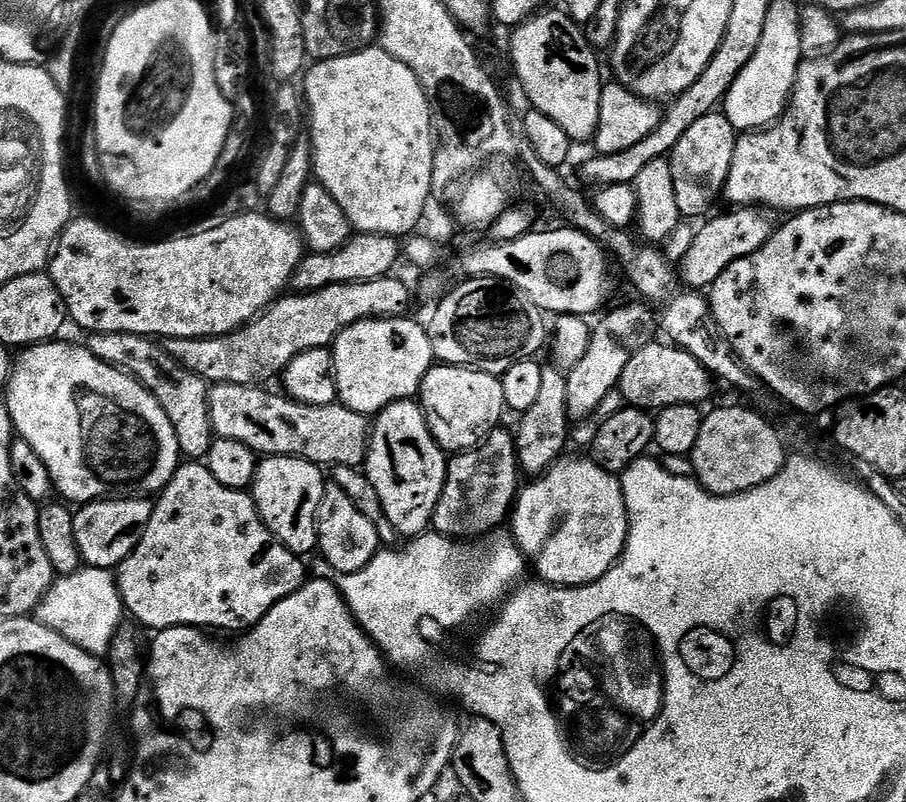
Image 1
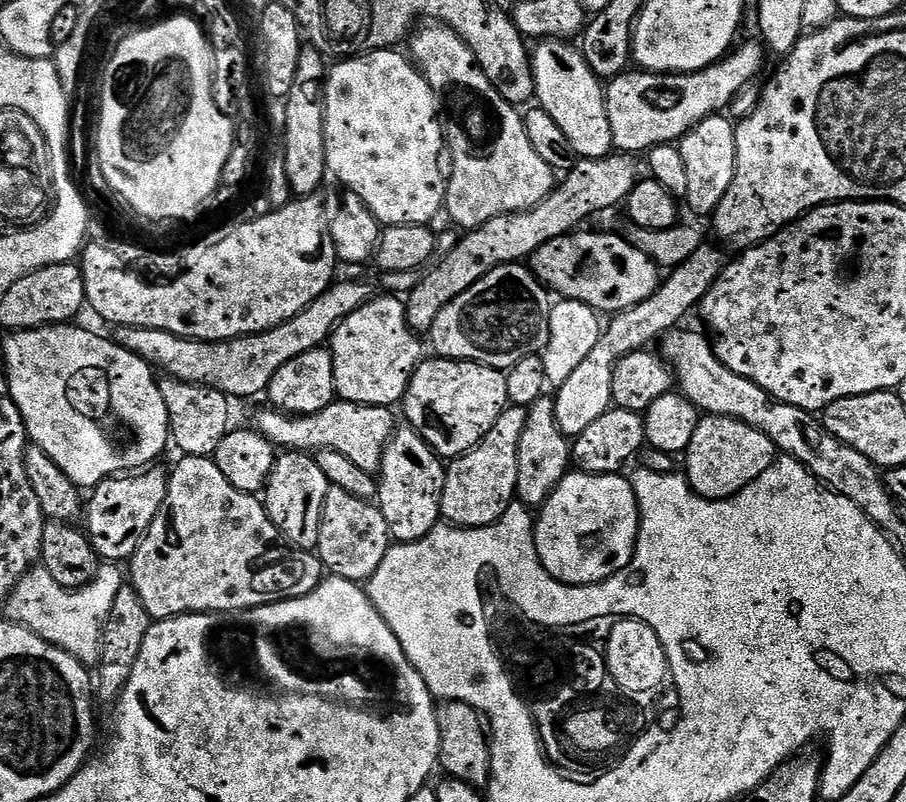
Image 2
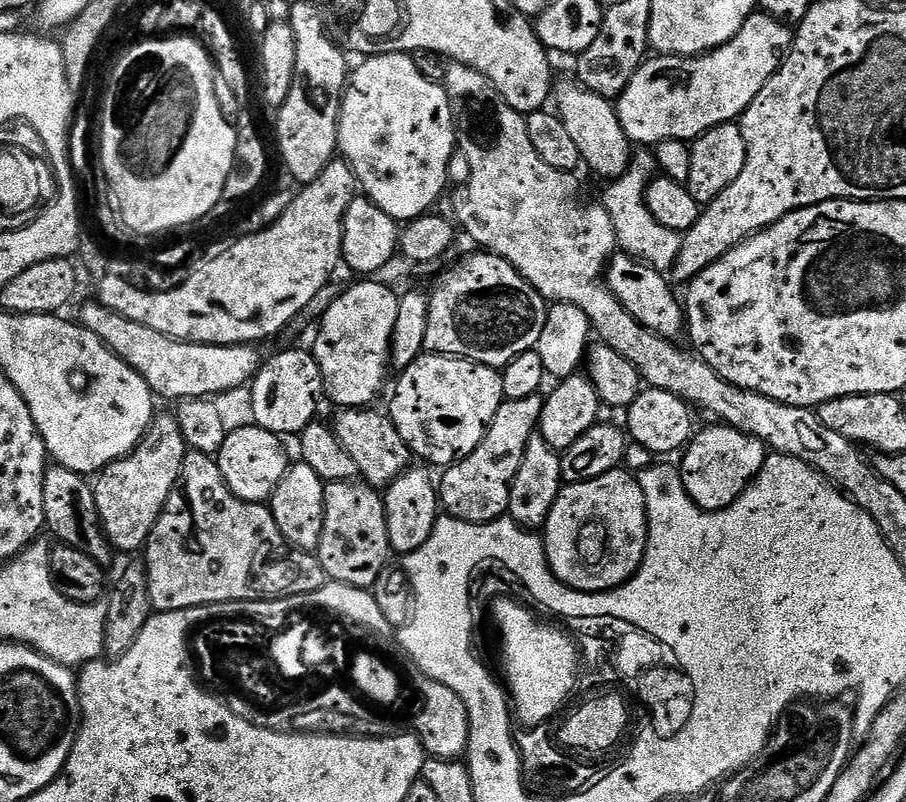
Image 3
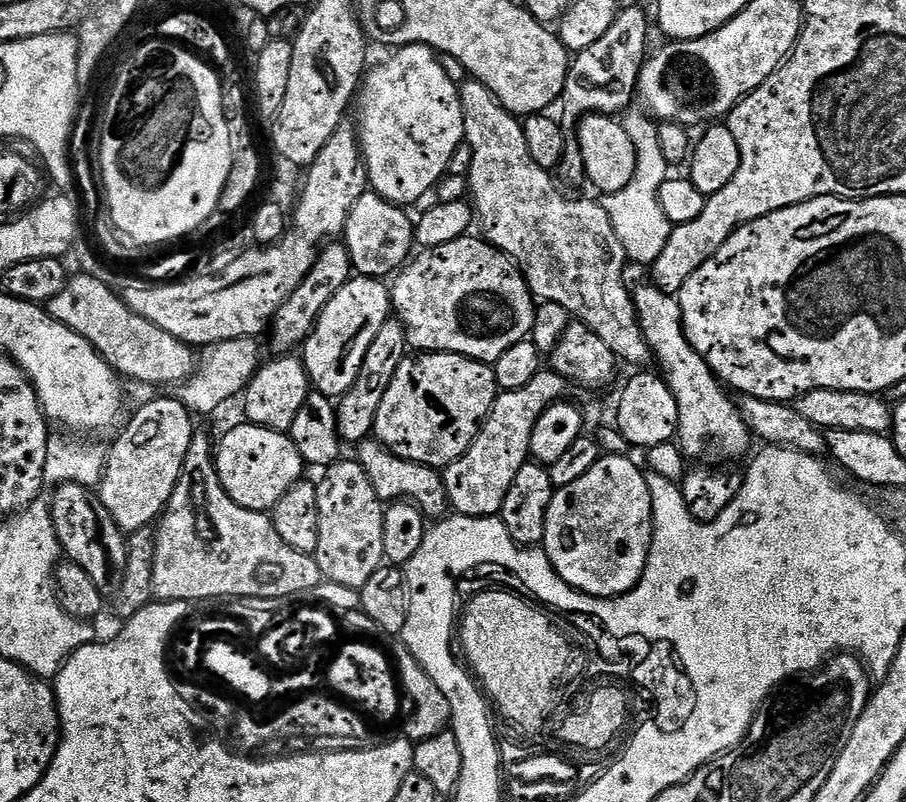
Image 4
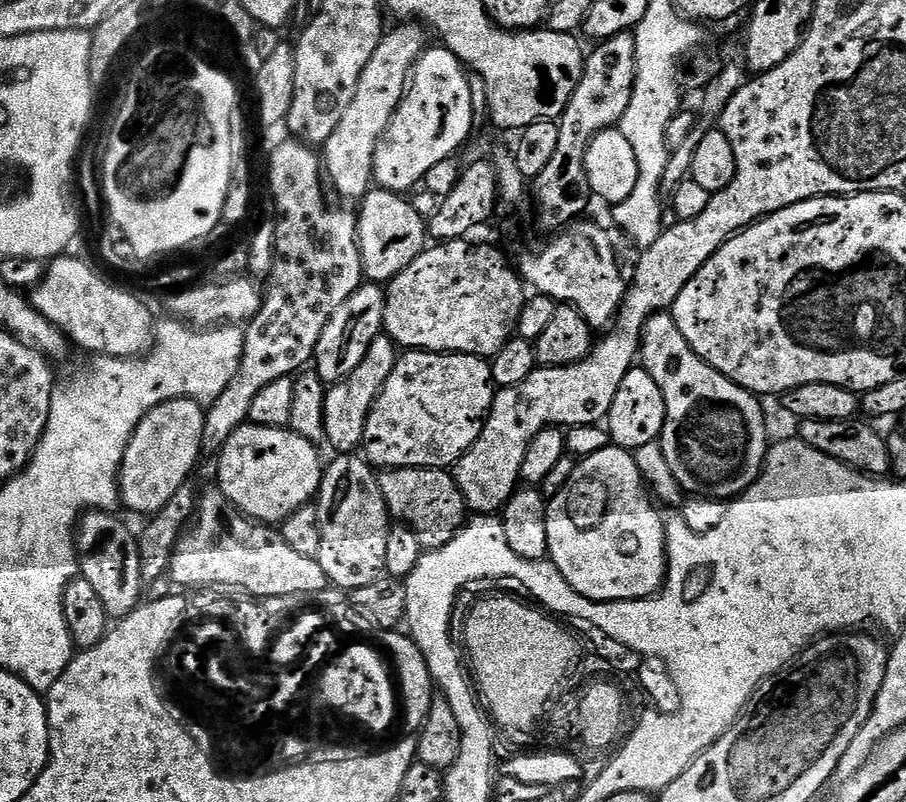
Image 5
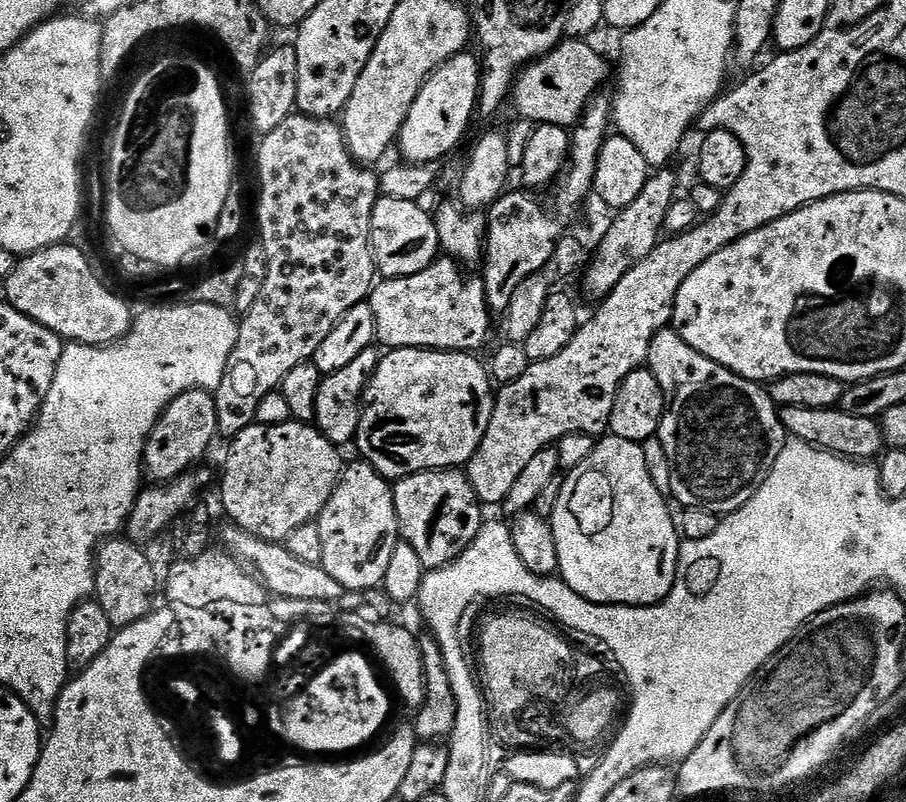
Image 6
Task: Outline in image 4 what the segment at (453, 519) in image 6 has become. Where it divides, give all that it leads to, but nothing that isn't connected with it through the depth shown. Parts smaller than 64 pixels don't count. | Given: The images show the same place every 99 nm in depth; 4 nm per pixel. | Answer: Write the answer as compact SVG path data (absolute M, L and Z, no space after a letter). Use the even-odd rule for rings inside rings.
M375 438L360 441L355 445L354 452L355 459L362 470L366 470L366 478L370 478L370 486L374 486L374 494L378 494L380 501L411 502L428 518L440 518L449 511L444 477L437 469L410 462L406 458L398 458Z

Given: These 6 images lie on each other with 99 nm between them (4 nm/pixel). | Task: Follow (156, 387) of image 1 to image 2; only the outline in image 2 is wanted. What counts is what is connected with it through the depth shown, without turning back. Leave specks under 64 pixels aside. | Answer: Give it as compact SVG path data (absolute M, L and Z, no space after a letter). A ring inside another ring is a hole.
M163 377L159 381L160 393L163 401L166 402L168 414L169 437L173 445L181 451L183 455L196 457L213 457L221 440L228 434L226 426L228 397L220 391L214 391L204 385L182 383L180 380L175 380L172 377Z

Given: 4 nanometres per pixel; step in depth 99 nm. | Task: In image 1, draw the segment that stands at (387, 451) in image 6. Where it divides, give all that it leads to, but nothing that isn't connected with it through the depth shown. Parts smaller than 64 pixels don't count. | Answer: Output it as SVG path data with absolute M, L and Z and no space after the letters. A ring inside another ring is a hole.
M459 364L433 366L420 384L418 403L424 410L430 434L448 454L476 447L501 423L500 415L506 412L500 376L476 368L461 368Z

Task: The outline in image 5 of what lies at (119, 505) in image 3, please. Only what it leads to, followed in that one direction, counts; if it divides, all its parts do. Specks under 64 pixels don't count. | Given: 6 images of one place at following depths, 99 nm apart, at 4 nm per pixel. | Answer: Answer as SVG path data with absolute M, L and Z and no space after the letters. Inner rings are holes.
M167 400L138 422L120 467L120 504L132 512L155 514L174 497L178 488L197 471L202 459L204 413L201 401Z

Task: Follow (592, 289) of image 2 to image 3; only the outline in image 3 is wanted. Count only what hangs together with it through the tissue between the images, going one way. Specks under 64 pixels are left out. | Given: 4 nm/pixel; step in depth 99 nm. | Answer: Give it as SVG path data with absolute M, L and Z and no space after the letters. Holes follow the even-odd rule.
M617 254L612 257L606 269L606 283L618 302L622 302L622 306L626 306L626 310L630 310L630 314L642 326L667 340L676 342L681 339L679 336L682 336L686 328L686 312L681 301L680 304L676 301L671 288L673 285L665 273L651 268L635 256Z

